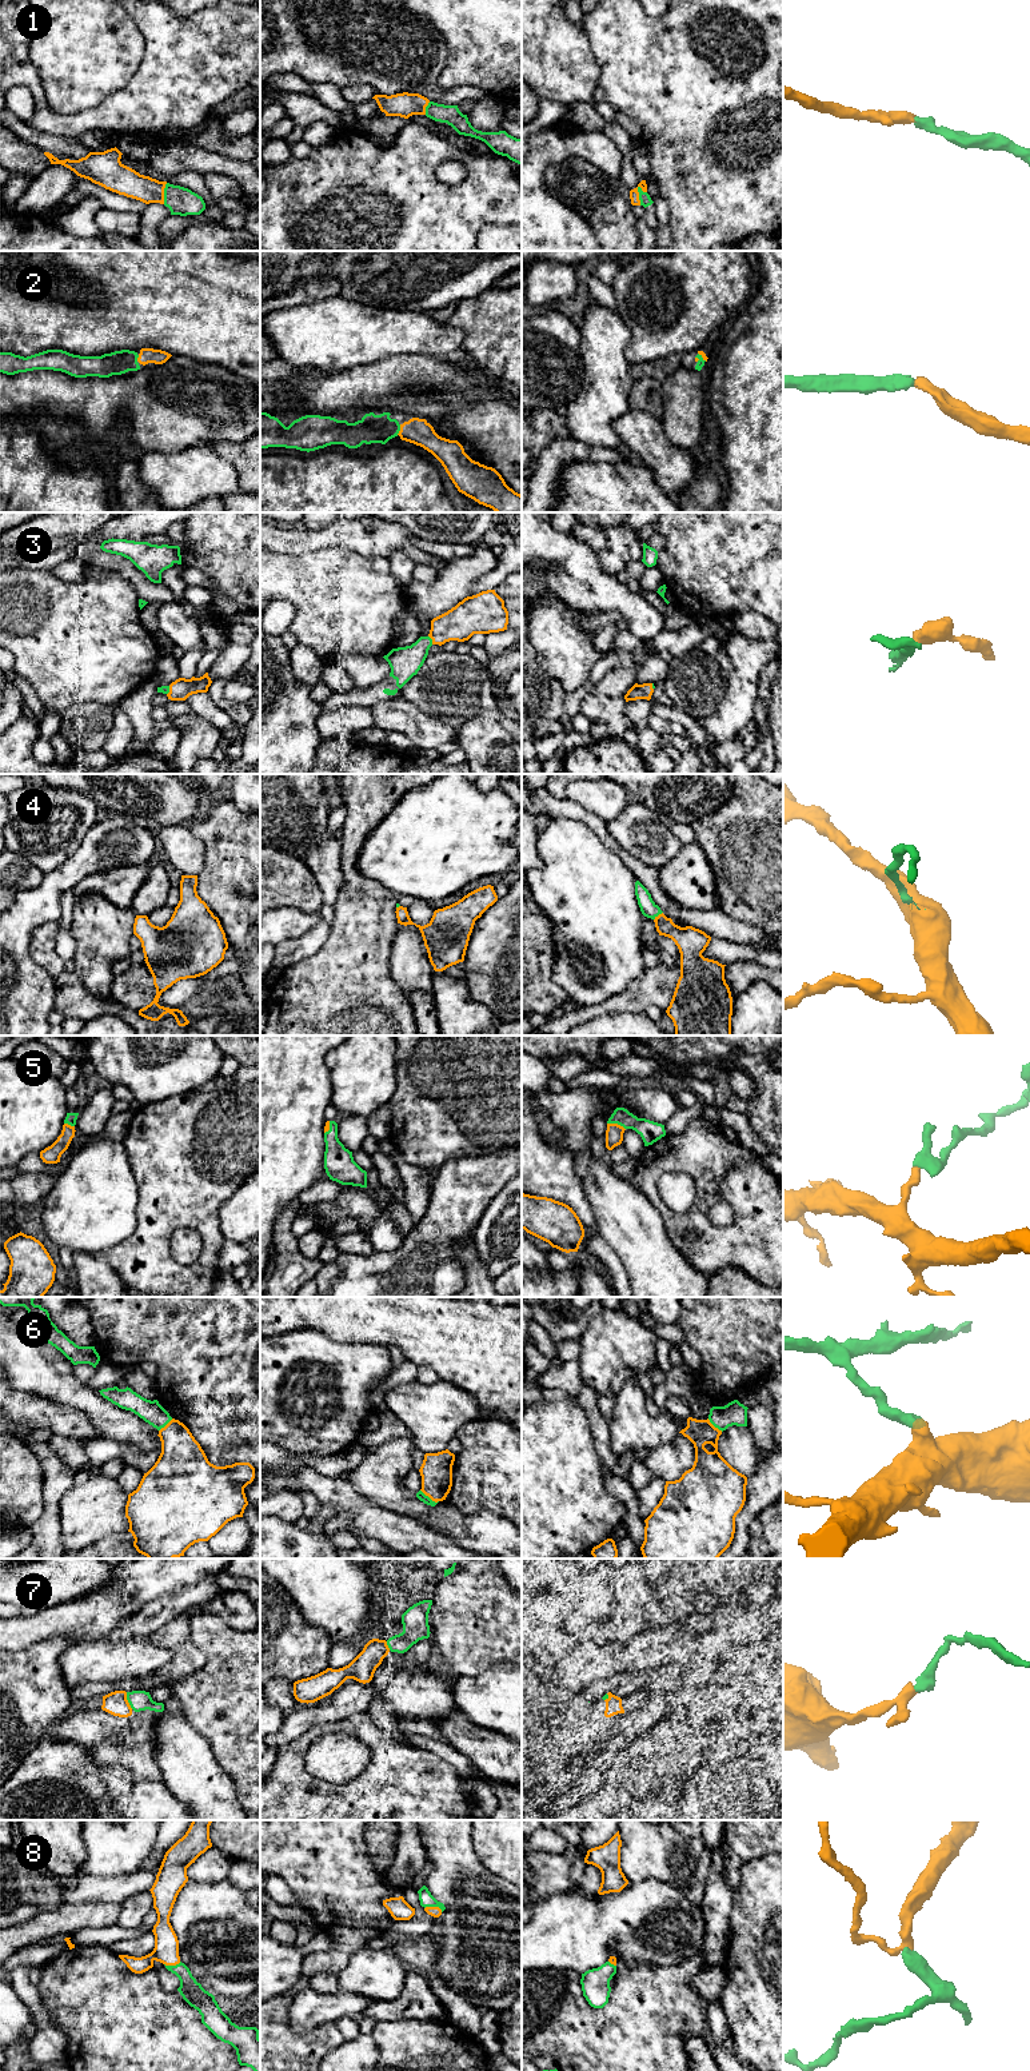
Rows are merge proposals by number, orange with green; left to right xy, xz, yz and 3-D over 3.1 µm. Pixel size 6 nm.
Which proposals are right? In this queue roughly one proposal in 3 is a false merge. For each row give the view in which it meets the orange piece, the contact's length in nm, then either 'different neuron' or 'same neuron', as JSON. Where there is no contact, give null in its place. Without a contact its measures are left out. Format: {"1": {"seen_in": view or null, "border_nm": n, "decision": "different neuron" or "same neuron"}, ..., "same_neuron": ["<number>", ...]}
{"1": {"seen_in": "yz", "border_nm": 120, "decision": "same neuron"}, "2": {"seen_in": "xz", "border_nm": 70, "decision": "same neuron"}, "3": {"seen_in": "xz", "border_nm": 60, "decision": "same neuron"}, "4": {"seen_in": "yz", "border_nm": 80, "decision": "same neuron"}, "5": {"seen_in": "yz", "border_nm": 120, "decision": "same neuron"}, "6": {"seen_in": "xz", "border_nm": 130, "decision": "different neuron"}, "7": {"seen_in": "xy", "border_nm": 110, "decision": "same neuron"}, "8": {"seen_in": "xz", "border_nm": 110, "decision": "same neuron"}, "same_neuron": ["1", "2", "3", "4", "5", "7", "8"]}

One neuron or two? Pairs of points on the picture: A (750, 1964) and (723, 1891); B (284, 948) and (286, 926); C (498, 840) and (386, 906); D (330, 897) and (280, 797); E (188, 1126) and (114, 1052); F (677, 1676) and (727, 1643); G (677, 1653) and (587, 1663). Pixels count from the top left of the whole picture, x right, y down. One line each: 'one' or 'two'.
A: two
B: two
C: two
D: one
E: two
F: one
G: one

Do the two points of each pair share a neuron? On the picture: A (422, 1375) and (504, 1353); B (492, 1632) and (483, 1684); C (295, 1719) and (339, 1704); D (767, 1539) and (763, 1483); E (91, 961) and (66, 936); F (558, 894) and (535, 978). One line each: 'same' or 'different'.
A: different
B: different
C: same
D: different
E: different
F: different

